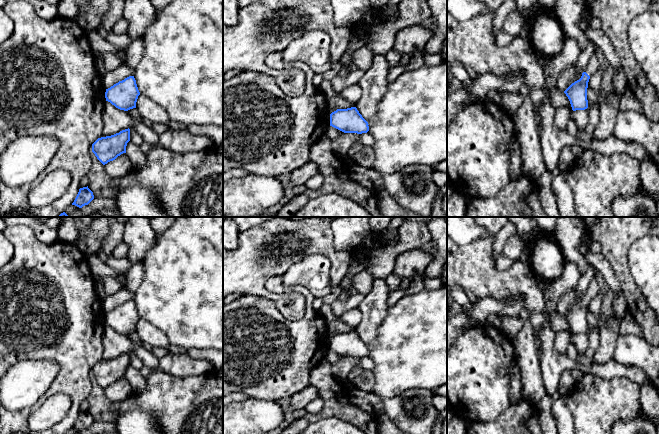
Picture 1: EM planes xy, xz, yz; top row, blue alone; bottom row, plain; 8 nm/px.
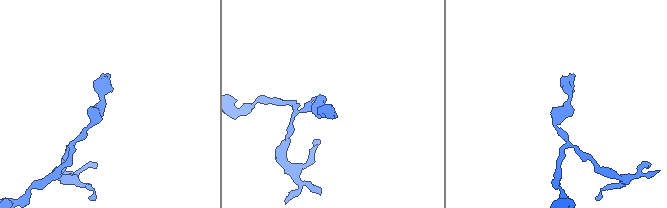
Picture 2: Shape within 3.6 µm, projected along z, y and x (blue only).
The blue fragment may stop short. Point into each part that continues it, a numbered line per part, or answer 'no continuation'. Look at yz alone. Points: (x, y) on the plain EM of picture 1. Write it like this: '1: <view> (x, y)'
1: yz (593, 289)

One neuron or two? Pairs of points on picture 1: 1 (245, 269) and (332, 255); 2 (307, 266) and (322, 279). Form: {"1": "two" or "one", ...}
{"1": "one", "2": "one"}

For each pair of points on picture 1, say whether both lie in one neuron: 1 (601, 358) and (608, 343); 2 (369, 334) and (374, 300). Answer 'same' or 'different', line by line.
1: same
2: same

